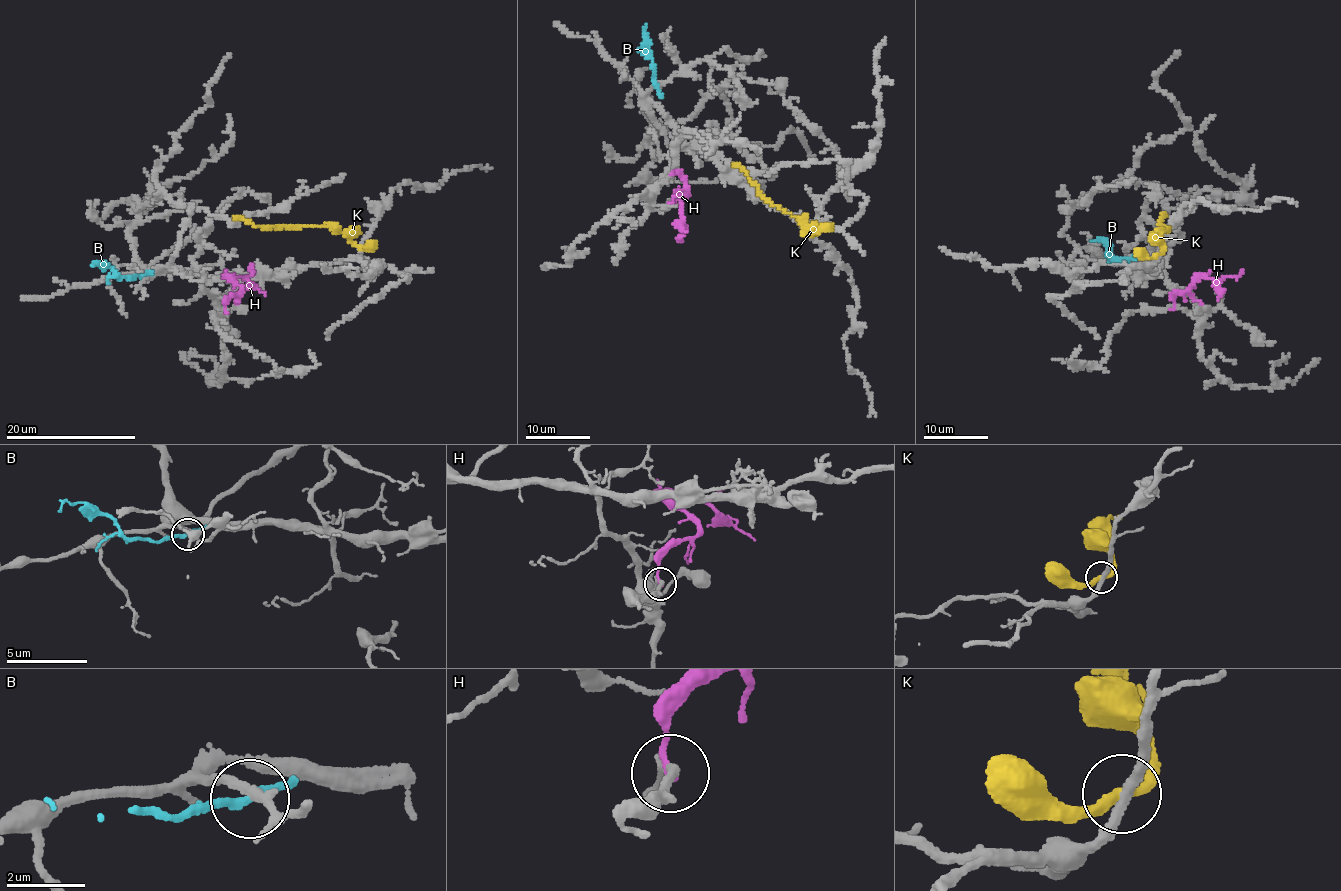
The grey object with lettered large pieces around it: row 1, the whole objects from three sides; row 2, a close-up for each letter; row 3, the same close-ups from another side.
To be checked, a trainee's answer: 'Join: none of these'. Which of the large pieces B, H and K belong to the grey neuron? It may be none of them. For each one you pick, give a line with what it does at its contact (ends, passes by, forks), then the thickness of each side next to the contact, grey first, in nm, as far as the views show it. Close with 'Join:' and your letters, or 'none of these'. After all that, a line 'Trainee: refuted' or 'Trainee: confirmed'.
K: it passes by; calibres 240 and 220 nm
Join: K
Trainee: refuted

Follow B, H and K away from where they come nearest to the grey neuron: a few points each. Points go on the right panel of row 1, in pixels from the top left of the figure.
B: (1129, 259), (1108, 257), (1106, 243), (1099, 238), (1091, 241)
H: (1172, 308), (1179, 291), (1186, 290), (1200, 276), (1213, 277), (1218, 281), (1238, 275), (1242, 269)
K: (1158, 255), (1164, 248), (1160, 231), (1168, 229), (1161, 226), (1164, 212)

